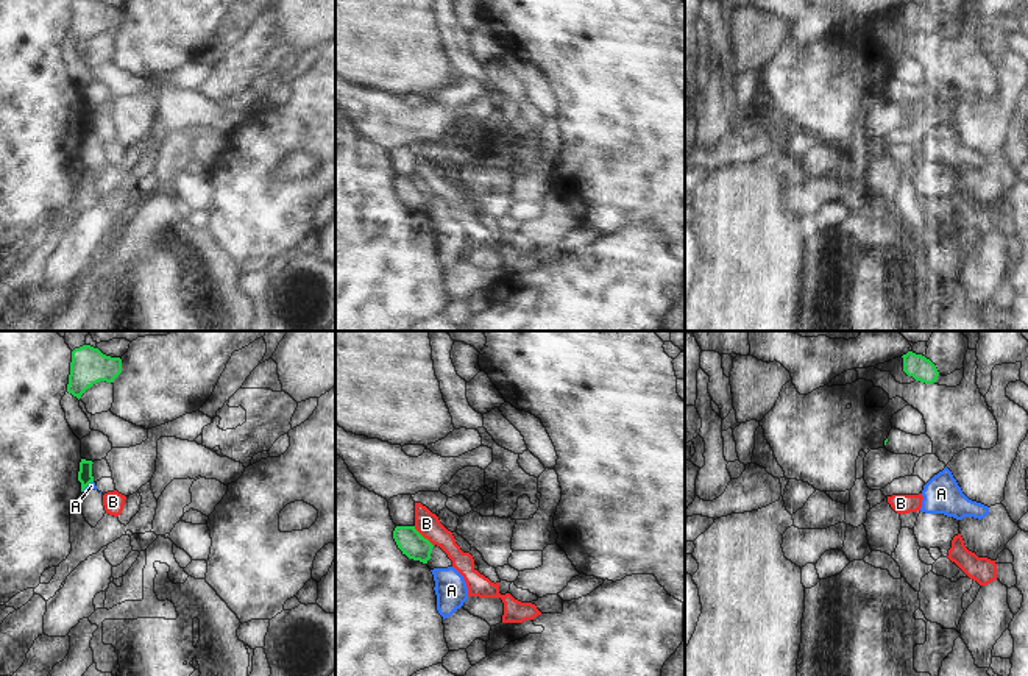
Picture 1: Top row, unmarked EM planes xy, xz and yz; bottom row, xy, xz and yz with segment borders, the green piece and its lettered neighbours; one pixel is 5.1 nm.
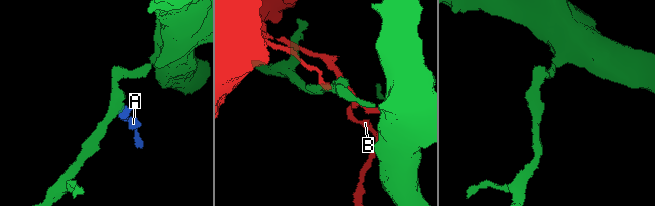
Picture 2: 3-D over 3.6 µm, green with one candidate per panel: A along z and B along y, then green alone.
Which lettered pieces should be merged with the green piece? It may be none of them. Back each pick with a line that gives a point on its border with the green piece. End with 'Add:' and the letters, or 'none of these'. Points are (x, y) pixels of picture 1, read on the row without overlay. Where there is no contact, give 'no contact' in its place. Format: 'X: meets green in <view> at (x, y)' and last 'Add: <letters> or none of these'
Add: none of these

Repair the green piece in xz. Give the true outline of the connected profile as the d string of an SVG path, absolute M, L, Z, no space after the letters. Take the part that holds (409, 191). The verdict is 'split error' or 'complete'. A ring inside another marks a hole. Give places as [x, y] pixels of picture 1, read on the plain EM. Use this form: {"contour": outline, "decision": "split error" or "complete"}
{"contour": "M396 176L393 181L393 189L402 205L409 209L420 211L423 214L427 214L431 209L434 195L424 189L415 176Z", "decision": "complete"}

